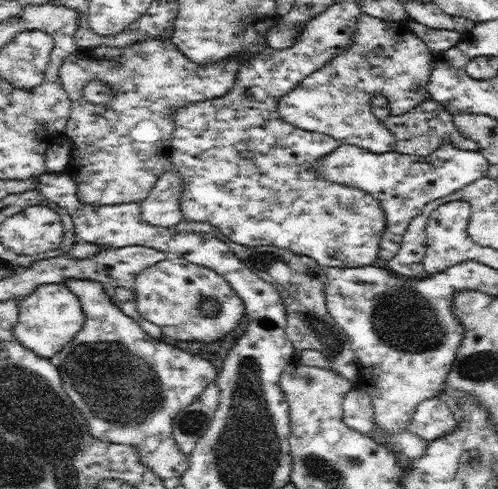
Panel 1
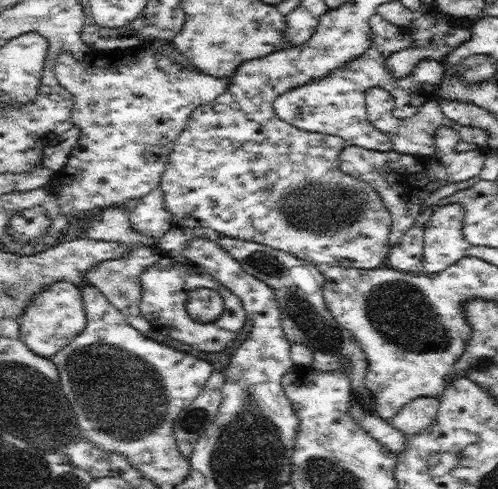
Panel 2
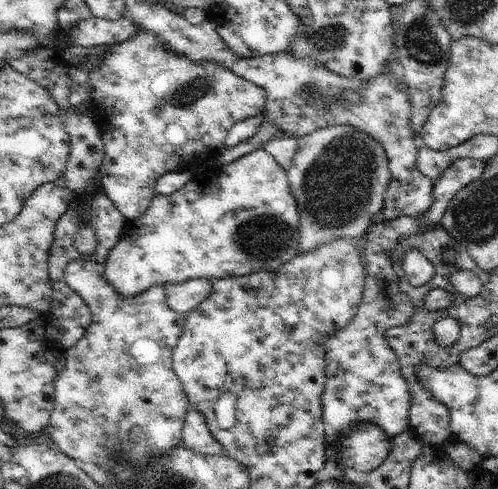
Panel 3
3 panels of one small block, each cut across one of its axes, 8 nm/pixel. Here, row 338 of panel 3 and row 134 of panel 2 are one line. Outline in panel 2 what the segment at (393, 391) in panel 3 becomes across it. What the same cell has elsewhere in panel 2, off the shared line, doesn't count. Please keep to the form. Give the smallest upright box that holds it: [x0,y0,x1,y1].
[273,14,445,152]

